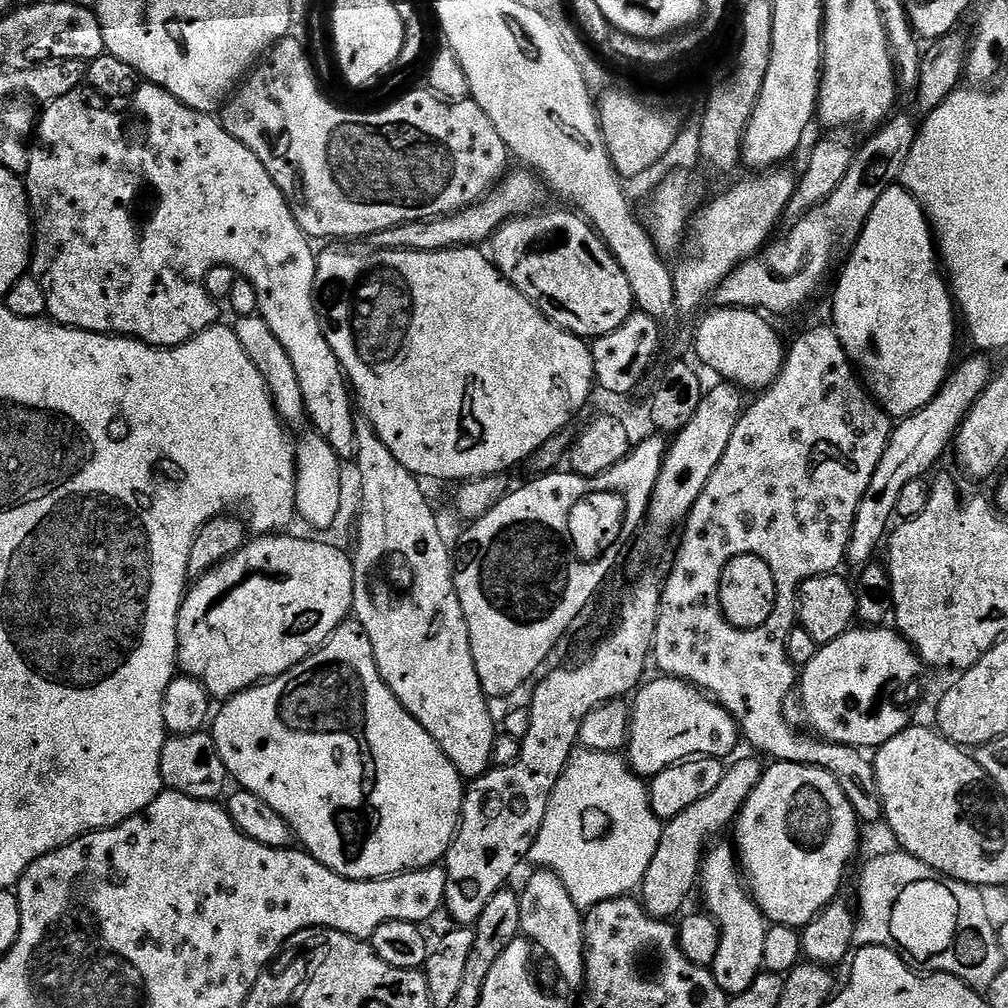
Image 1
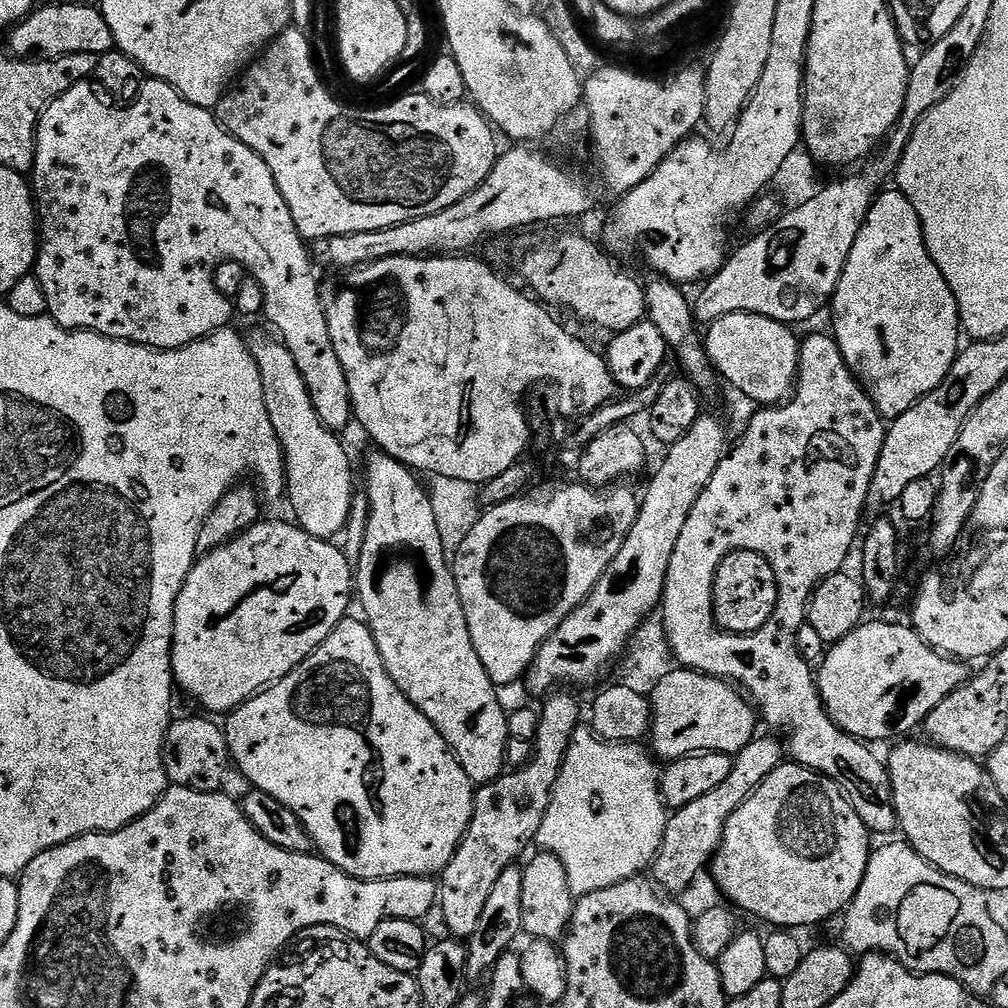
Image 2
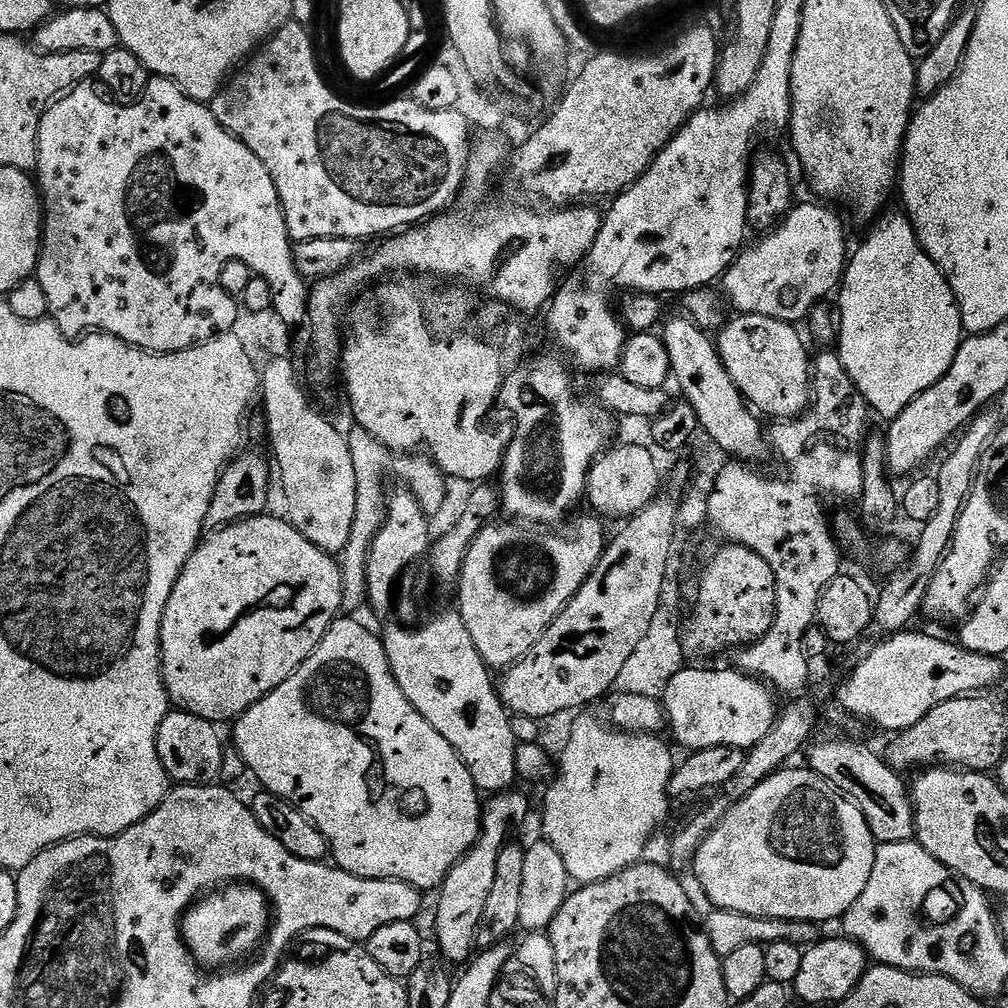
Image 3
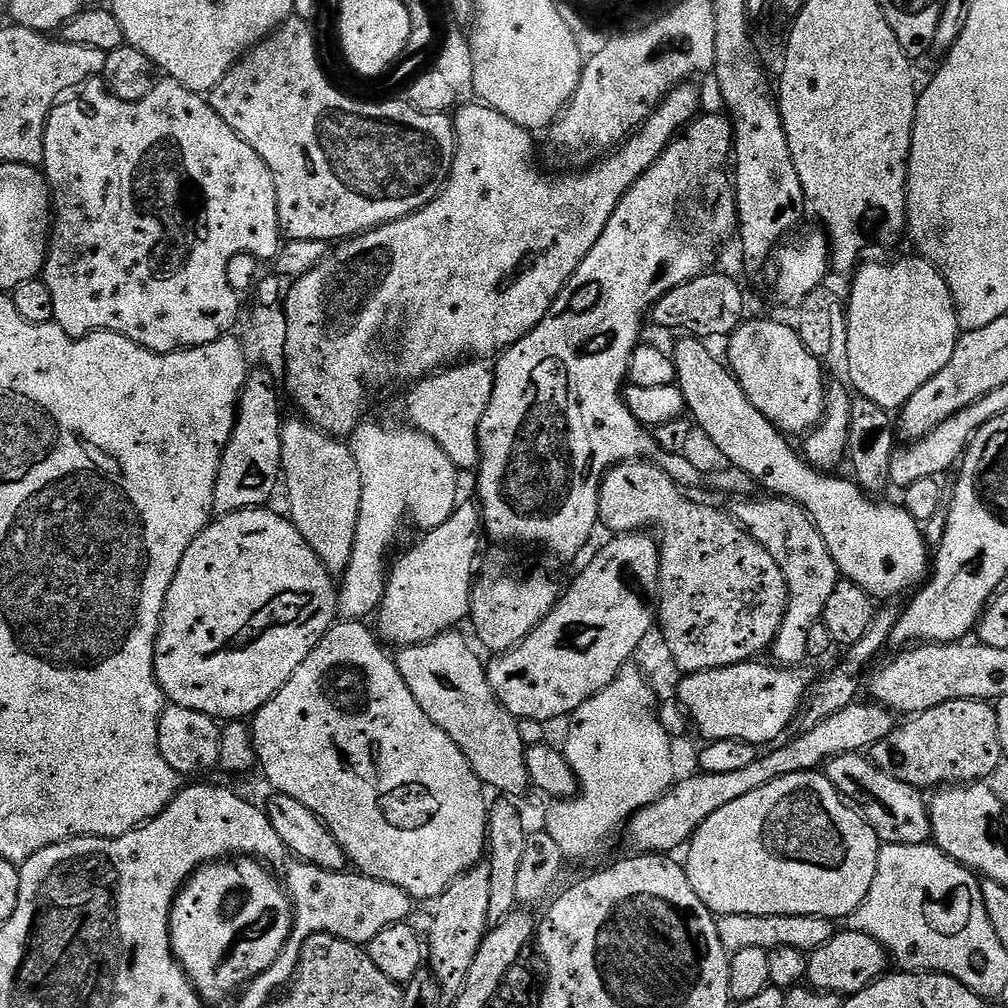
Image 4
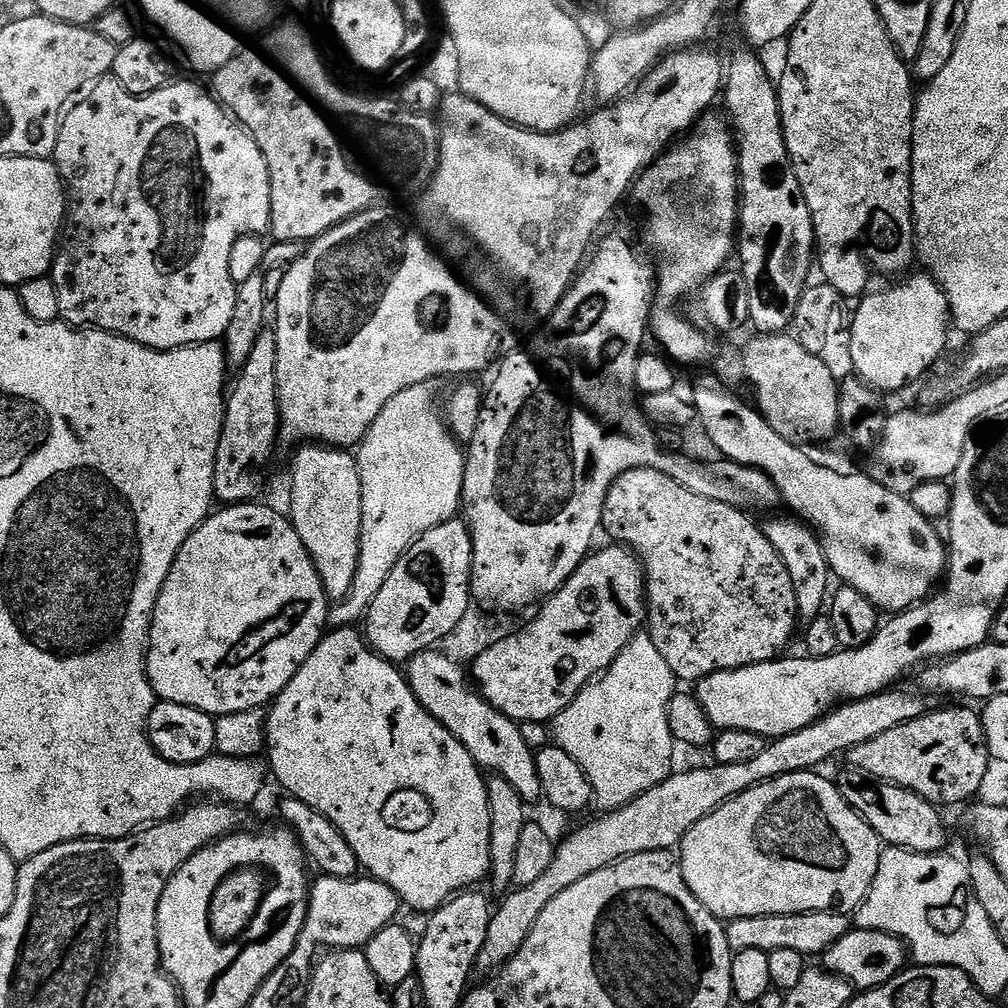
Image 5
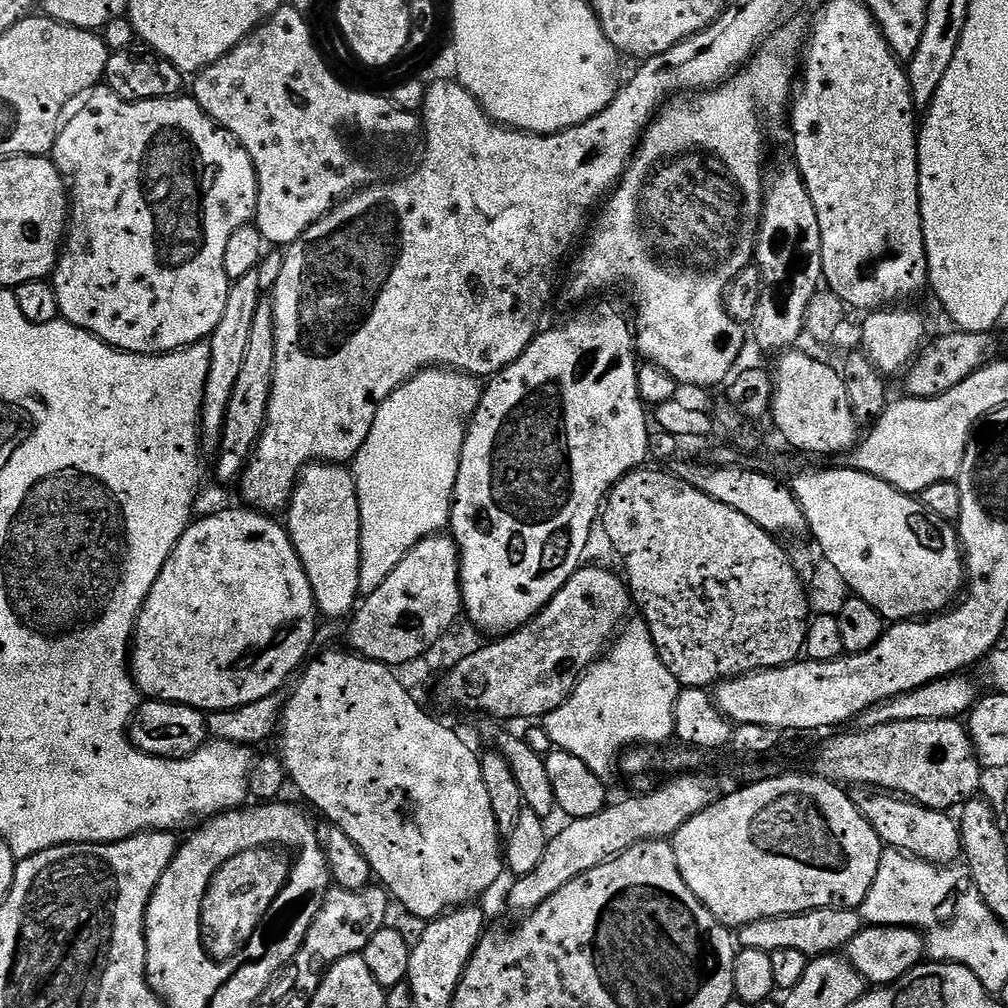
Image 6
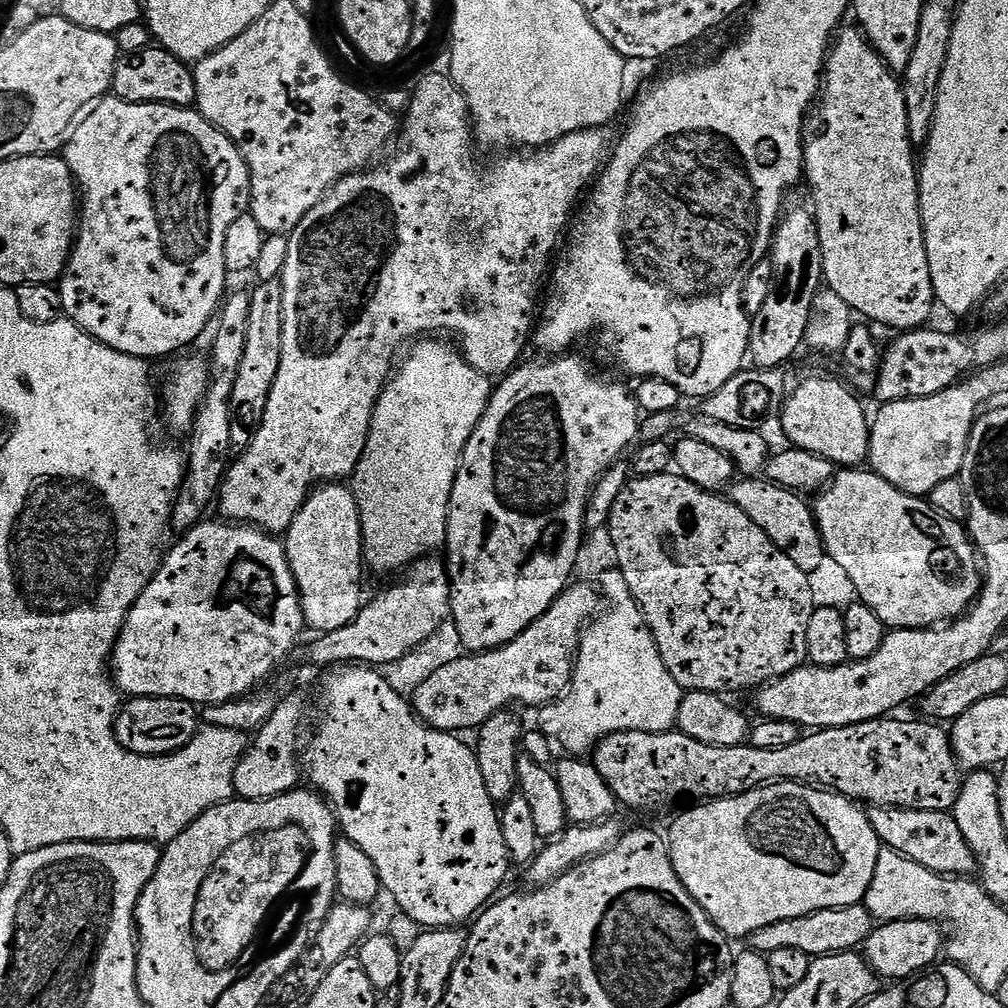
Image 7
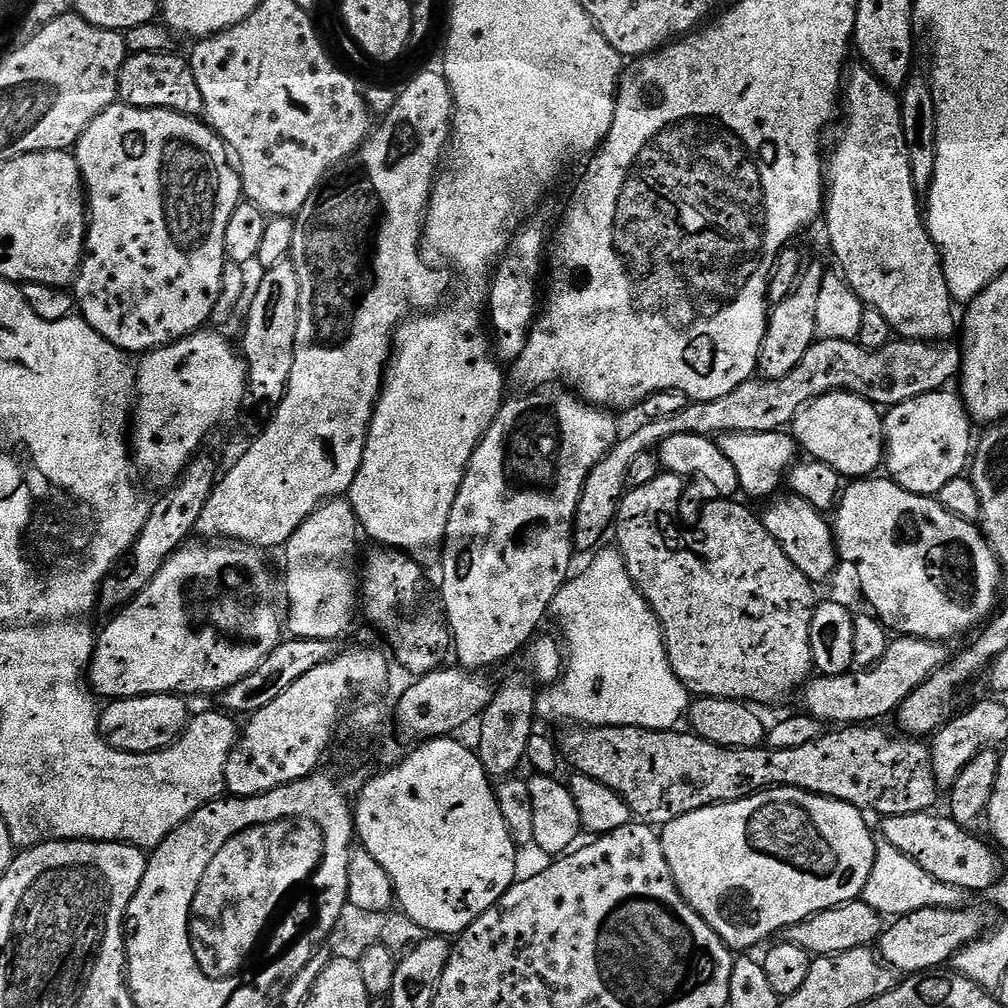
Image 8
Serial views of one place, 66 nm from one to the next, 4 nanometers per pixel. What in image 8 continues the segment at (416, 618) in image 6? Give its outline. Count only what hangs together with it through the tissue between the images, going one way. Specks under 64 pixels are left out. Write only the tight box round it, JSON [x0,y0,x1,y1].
[220,638,342,715]

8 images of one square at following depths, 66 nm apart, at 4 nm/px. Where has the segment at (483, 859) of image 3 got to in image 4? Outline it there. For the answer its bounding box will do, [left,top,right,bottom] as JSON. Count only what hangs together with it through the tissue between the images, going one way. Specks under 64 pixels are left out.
[426,862,490,1002]

